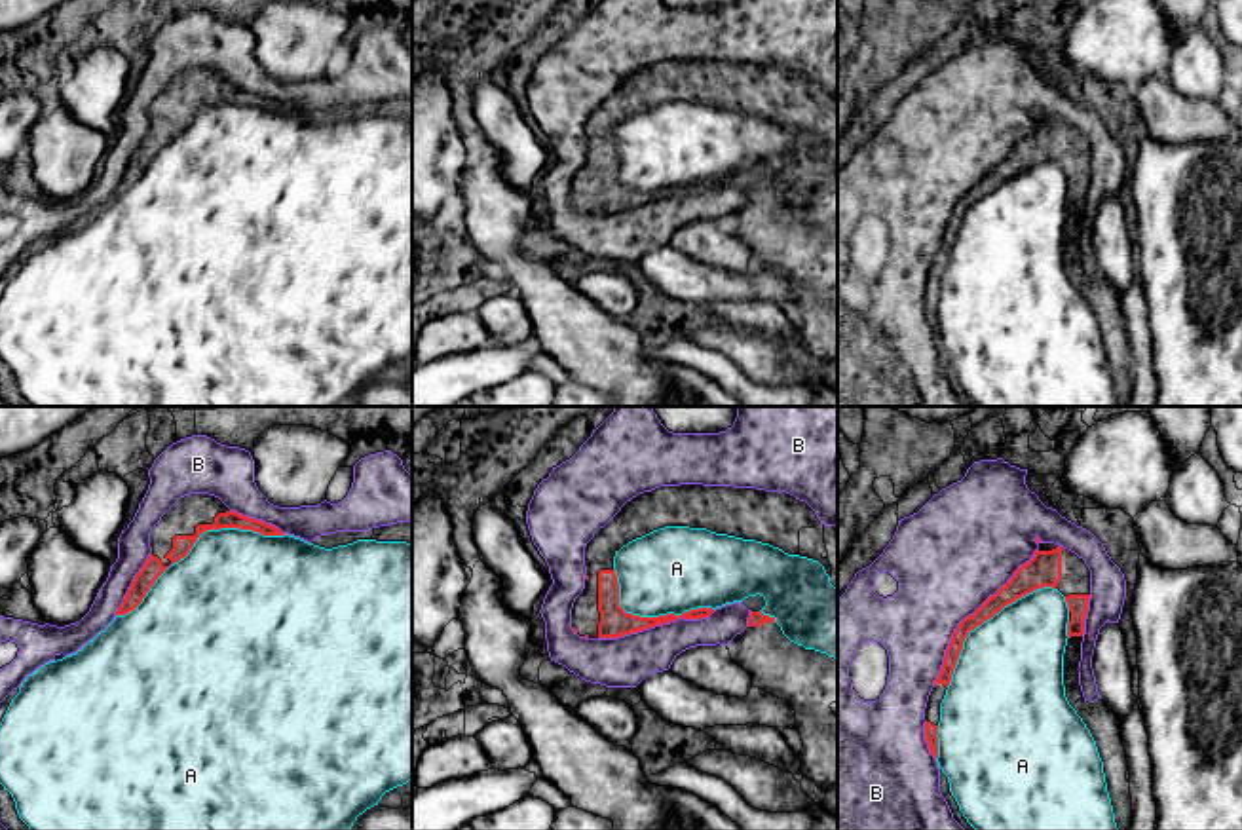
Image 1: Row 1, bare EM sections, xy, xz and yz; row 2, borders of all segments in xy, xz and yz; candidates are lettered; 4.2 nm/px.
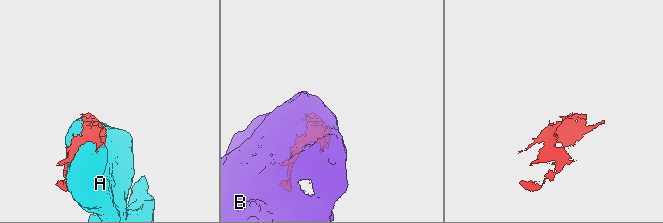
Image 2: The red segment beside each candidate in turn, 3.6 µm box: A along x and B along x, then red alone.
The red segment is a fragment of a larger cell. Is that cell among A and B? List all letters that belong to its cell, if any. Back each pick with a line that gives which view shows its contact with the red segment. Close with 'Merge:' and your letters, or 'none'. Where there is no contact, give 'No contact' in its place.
Merge: none

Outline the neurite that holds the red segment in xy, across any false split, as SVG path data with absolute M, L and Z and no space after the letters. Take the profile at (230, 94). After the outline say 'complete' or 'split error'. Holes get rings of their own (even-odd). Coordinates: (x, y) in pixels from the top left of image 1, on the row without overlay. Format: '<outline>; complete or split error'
M190 68L180 72L152 103L152 127L135 150L116 190L133 186L156 154L175 137L184 133L198 112L207 104L239 103L262 110L285 110L279 103L256 93L230 85L218 72L209 68Z; split error

